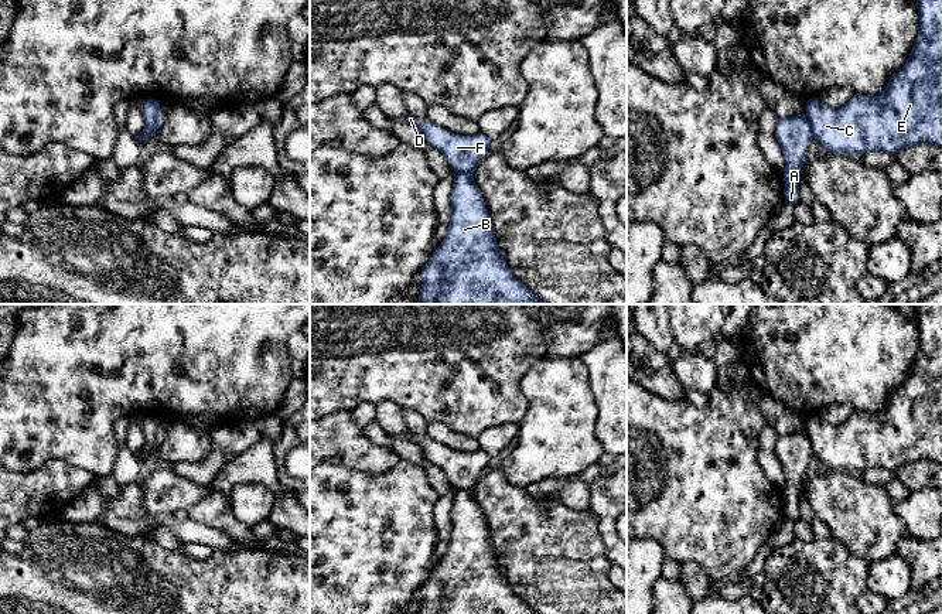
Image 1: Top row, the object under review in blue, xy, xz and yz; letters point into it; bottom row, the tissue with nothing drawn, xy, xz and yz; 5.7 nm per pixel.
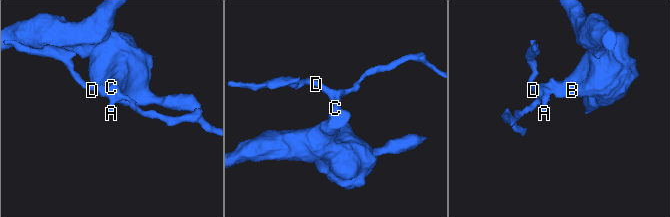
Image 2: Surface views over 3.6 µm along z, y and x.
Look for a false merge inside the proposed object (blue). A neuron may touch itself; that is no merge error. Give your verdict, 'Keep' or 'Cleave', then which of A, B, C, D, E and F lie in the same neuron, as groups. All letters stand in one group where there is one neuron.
Cleave. Groups: A D F / B C E

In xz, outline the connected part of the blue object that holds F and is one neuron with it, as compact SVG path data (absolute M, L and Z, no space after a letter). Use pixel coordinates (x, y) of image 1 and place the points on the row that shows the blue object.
M412 115L407 116L407 123L423 132L427 144L438 149L457 174L474 174L479 158L489 149L491 139L482 133L474 136L454 134L430 120L420 123Z

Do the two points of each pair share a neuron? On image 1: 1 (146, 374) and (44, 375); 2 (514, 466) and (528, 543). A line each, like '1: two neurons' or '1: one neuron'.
1: one neuron
2: two neurons

